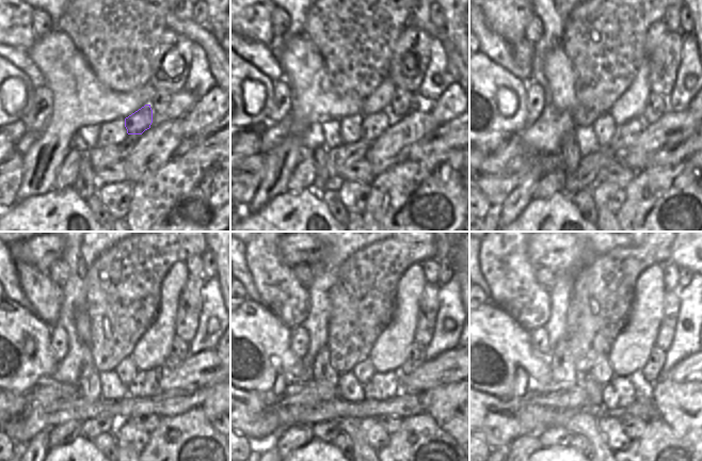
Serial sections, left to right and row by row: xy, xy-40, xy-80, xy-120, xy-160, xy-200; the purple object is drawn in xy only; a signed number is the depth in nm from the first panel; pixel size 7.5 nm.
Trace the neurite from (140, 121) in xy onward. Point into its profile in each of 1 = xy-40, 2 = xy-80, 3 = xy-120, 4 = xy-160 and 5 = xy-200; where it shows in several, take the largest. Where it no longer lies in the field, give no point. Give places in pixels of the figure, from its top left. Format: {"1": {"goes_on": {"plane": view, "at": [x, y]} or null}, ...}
{"1": {"goes_on": {"plane": "xy-40", "at": [372, 126]}}, "2": {"goes_on": {"plane": "xy-80", "at": [626, 134]}}, "3": {"goes_on": {"plane": "xy-120", "at": [145, 383]}}, "4": {"goes_on": {"plane": "xy-160", "at": [381, 386]}}, "5": {"goes_on": {"plane": "xy-200", "at": [622, 391]}}}

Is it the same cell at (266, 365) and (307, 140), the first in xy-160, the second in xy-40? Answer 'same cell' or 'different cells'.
different cells

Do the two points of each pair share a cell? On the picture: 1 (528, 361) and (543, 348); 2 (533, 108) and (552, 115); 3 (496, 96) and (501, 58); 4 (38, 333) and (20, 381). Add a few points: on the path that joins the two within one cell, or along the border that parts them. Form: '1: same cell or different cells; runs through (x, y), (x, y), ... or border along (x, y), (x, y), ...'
1: different cells; border along (529, 331), (531, 347), (538, 353), (548, 359)
2: different cells; border along (546, 104), (542, 113), (528, 126)
3: different cells; border along (480, 51), (521, 79)
4: same cell; runs through (41, 345), (41, 358), (29, 369)

